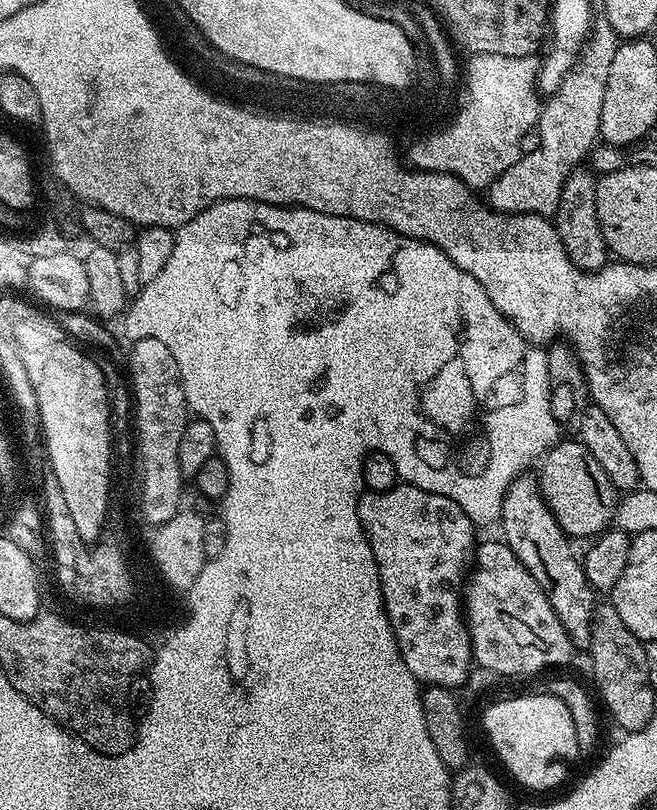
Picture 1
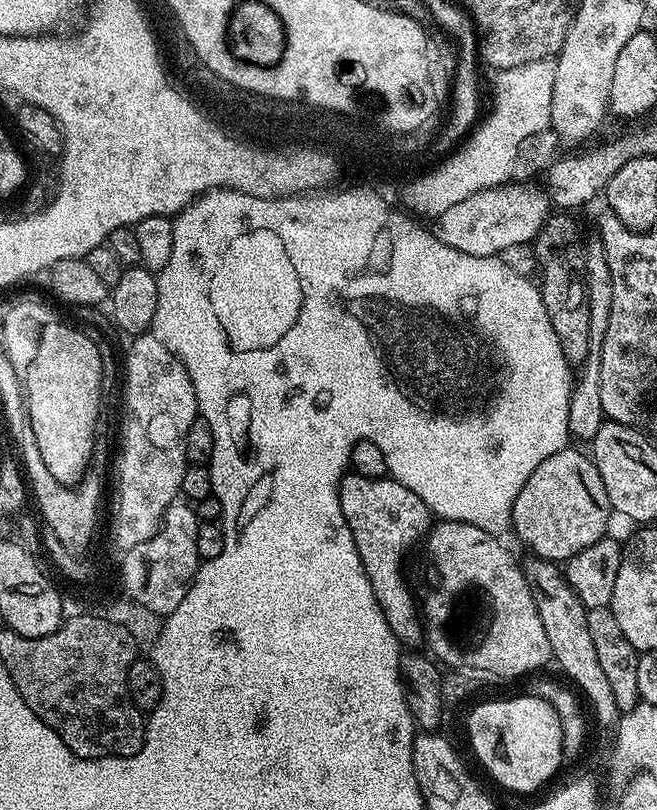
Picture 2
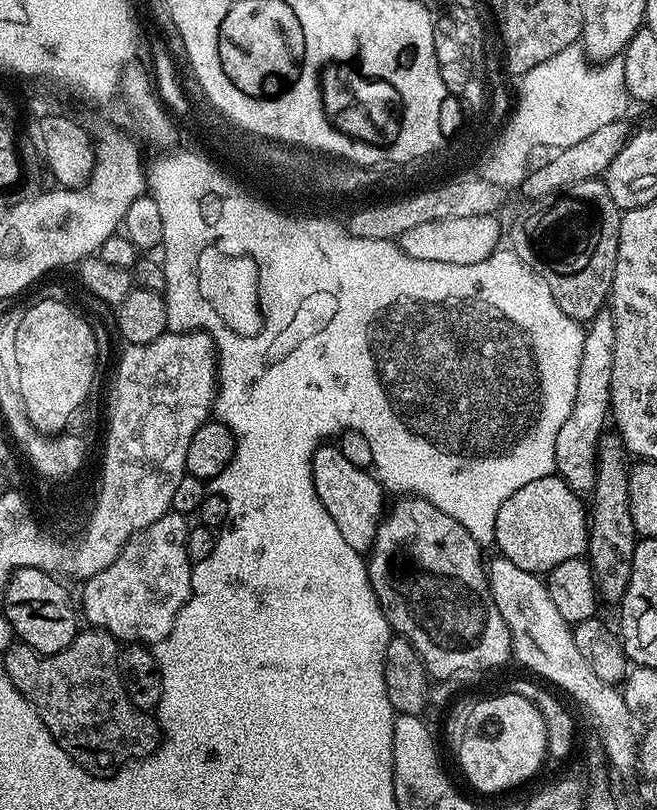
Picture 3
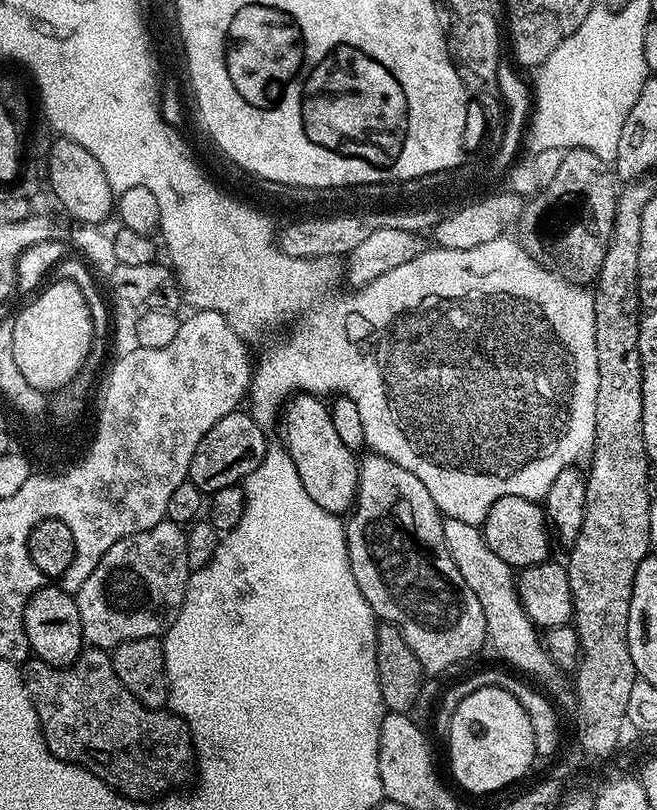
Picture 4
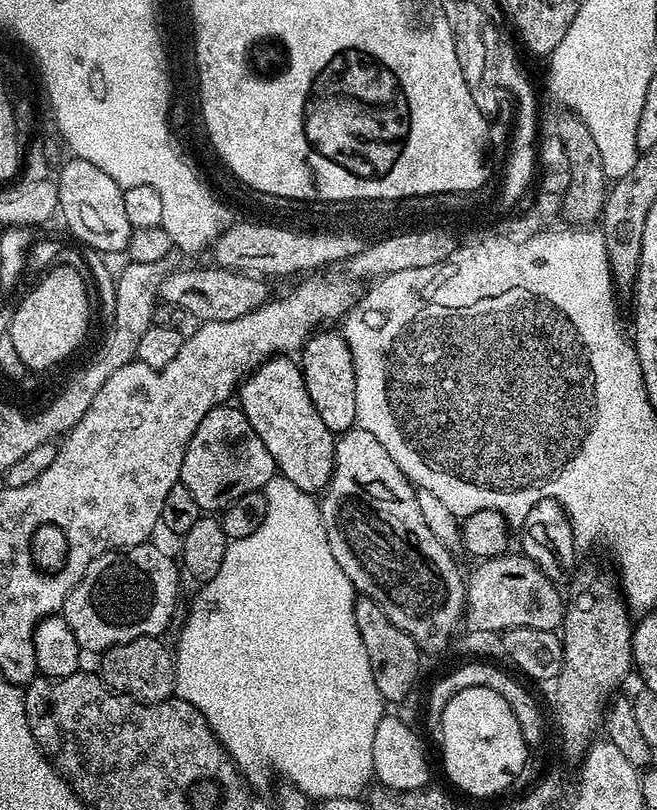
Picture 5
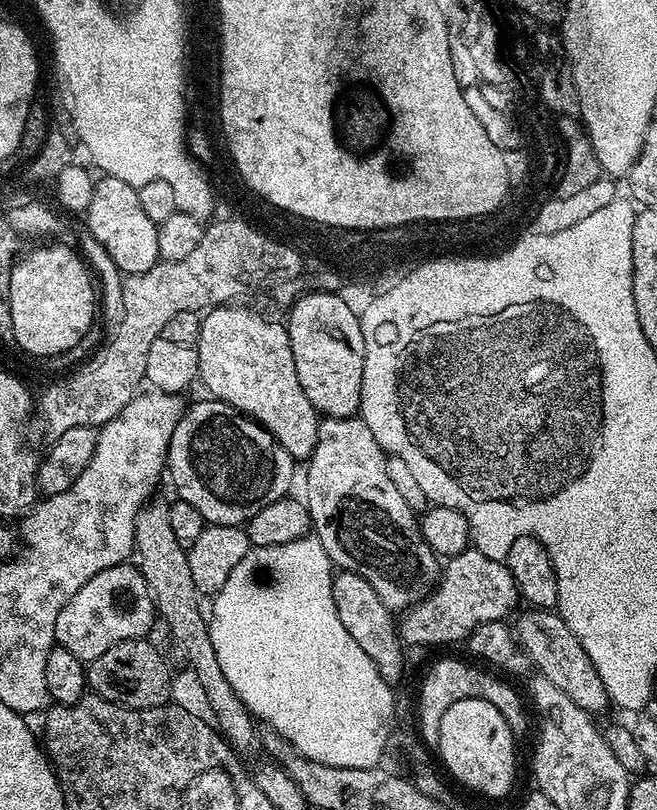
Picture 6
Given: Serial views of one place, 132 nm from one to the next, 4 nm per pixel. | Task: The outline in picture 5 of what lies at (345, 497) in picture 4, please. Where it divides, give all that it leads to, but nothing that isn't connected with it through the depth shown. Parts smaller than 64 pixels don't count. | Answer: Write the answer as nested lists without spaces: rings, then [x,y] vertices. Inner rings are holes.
[[[280,354],[261,364],[241,383],[238,389],[239,407],[254,426],[258,438],[270,450],[279,475],[294,482],[298,490],[313,494],[323,493],[332,481],[336,465],[337,437],[322,422],[310,394],[306,390],[301,365],[287,355]]]

